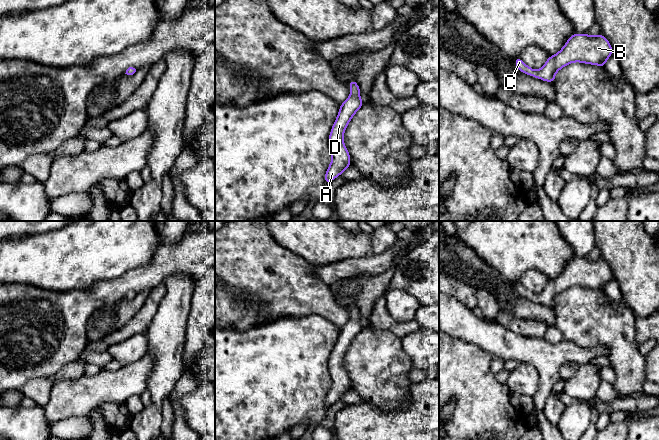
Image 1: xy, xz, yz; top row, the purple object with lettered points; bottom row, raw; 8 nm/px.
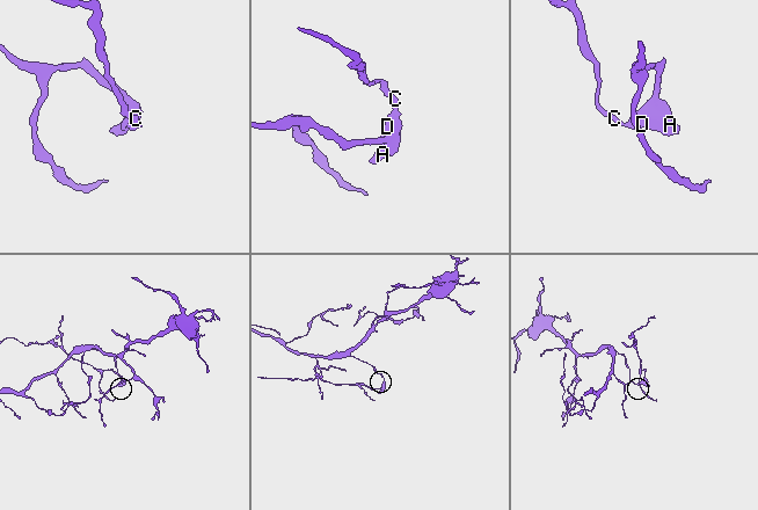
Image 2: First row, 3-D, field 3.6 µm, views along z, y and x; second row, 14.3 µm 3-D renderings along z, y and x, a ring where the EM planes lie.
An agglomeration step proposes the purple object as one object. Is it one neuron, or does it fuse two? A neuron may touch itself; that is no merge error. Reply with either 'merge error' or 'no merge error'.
no merge error

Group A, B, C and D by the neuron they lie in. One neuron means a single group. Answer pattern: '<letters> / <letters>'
A B C D

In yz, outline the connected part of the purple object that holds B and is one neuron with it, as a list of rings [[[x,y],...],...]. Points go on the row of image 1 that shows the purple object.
[[[574,33],[557,54],[547,59],[540,70],[533,70],[519,57],[514,58],[514,61],[520,72],[553,83],[555,74],[570,63],[582,62],[605,67],[607,59],[612,54],[612,47],[602,33],[597,36]]]

